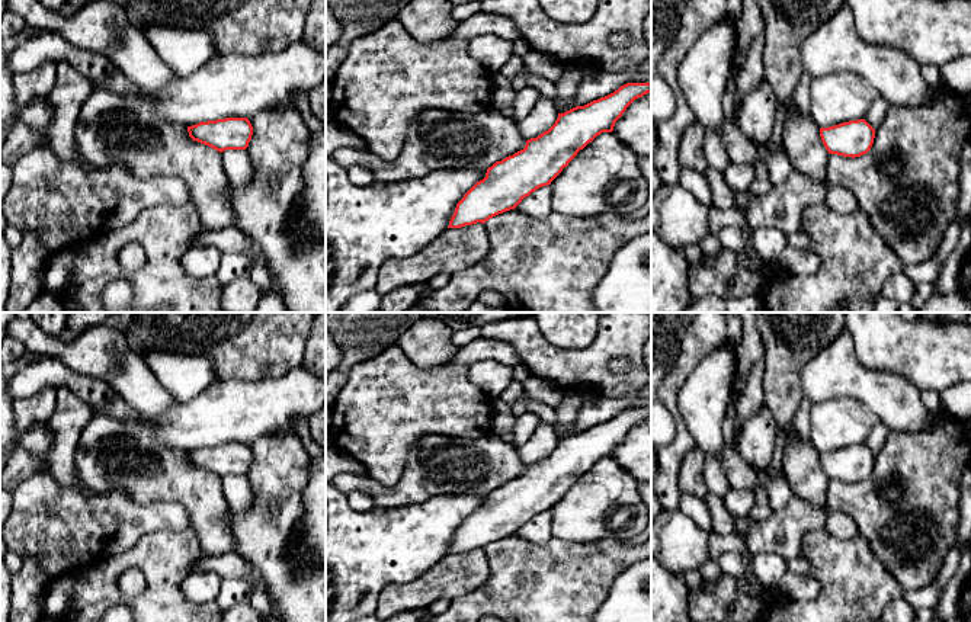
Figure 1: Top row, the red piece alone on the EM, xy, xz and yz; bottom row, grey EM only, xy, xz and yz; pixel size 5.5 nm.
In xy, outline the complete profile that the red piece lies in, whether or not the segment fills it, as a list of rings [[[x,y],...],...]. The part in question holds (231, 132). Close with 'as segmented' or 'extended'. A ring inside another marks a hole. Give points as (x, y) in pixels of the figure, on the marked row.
[[[225,118],[188,126],[188,132],[193,141],[222,153],[246,150],[253,135],[253,126],[247,118]]] | as segmented

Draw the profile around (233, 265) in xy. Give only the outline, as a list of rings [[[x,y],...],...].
[[[222,253],[219,267],[214,278],[222,285],[238,278],[249,278],[254,266],[254,260],[241,253]]]

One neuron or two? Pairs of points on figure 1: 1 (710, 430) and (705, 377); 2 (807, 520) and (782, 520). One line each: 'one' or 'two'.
1: one
2: one

